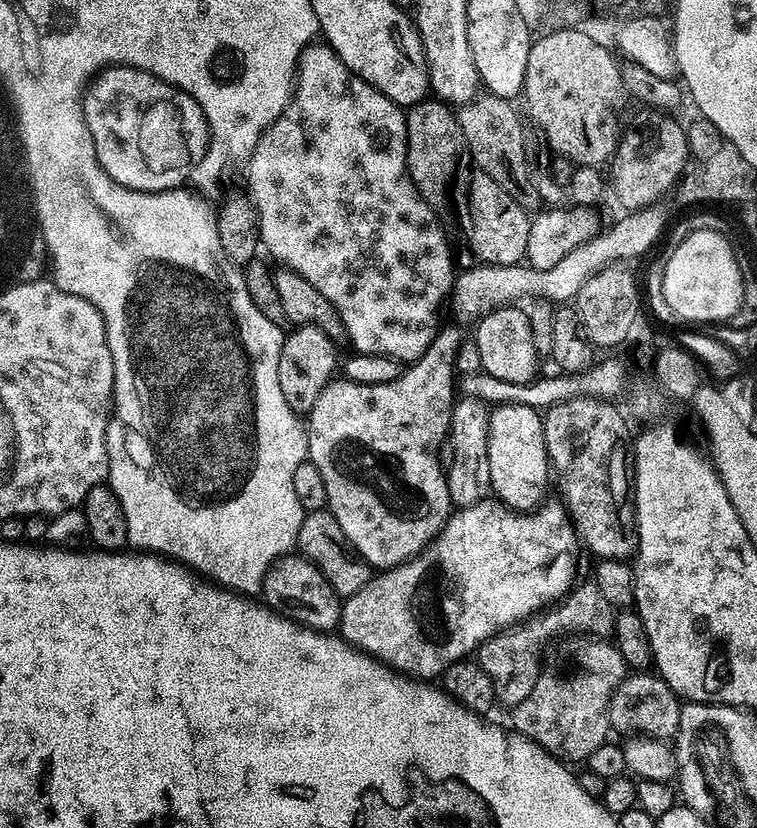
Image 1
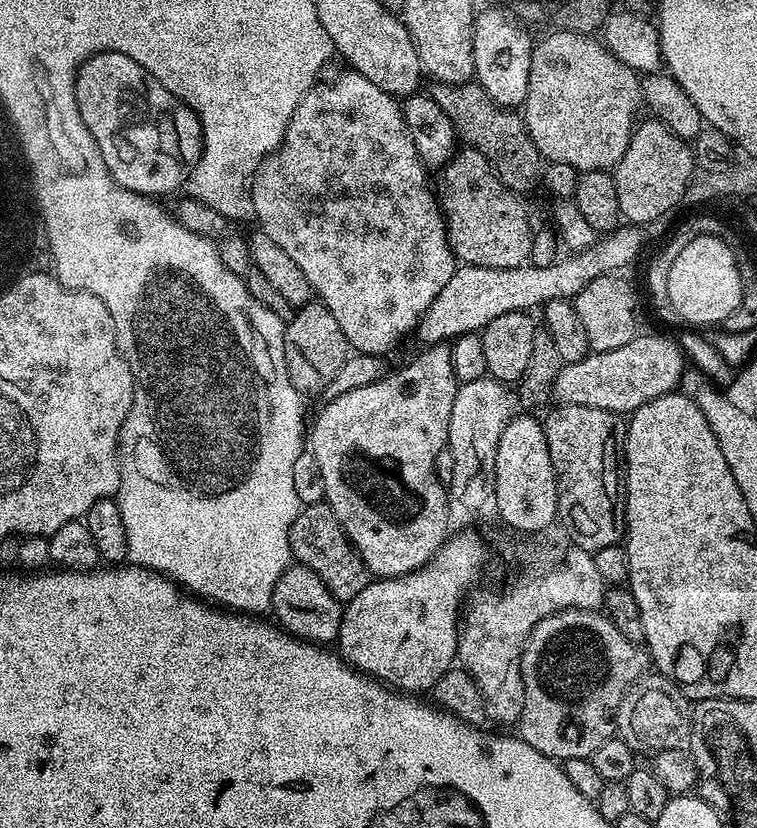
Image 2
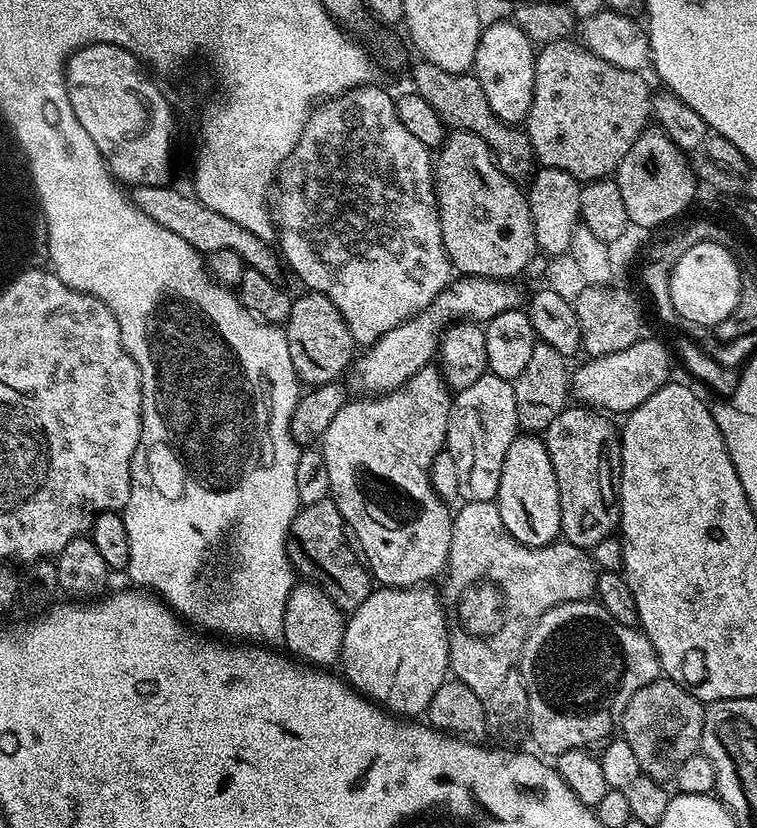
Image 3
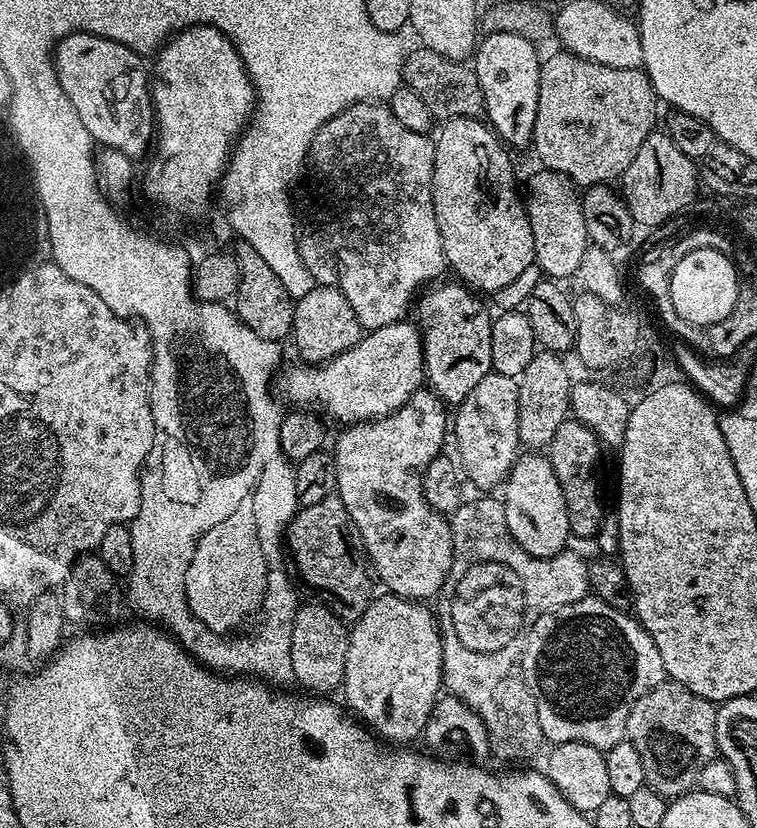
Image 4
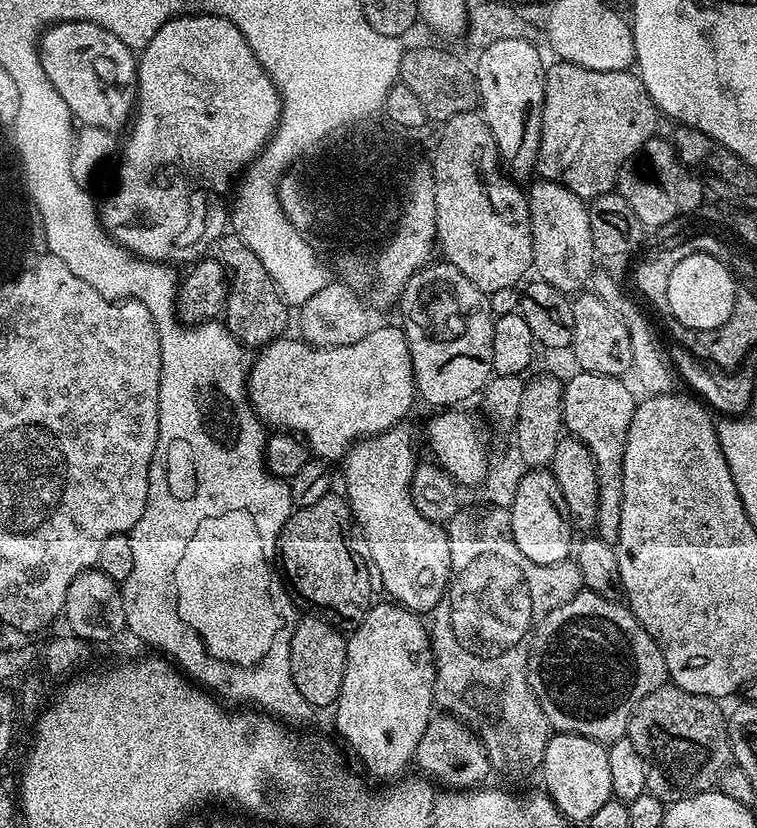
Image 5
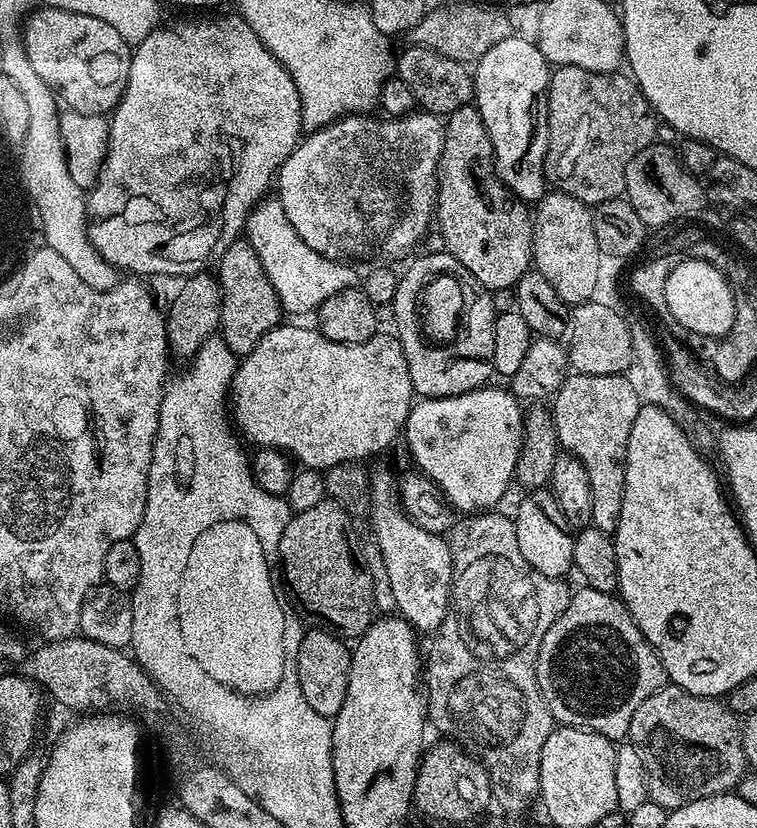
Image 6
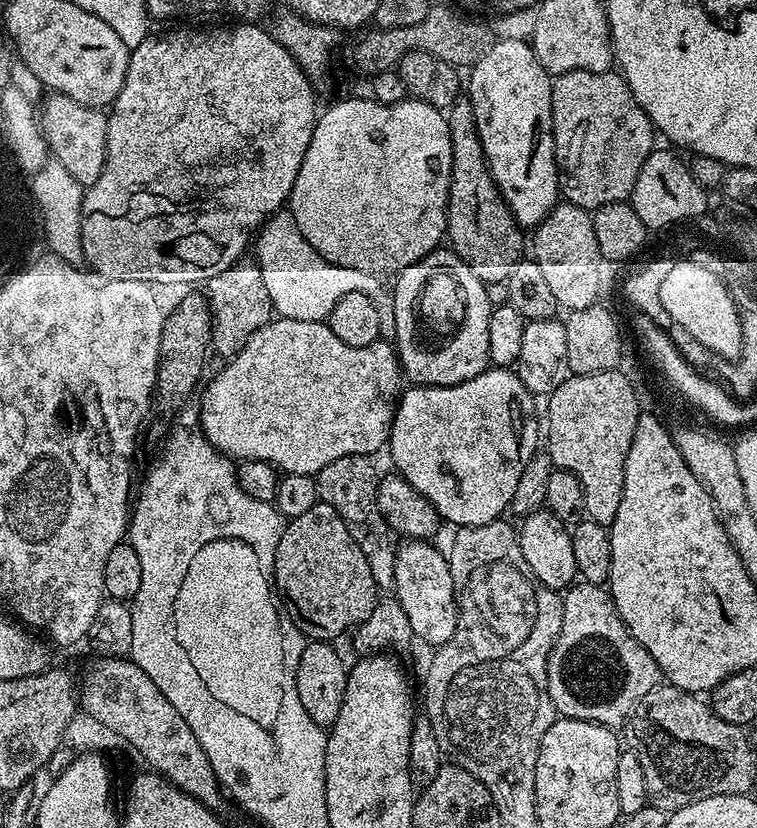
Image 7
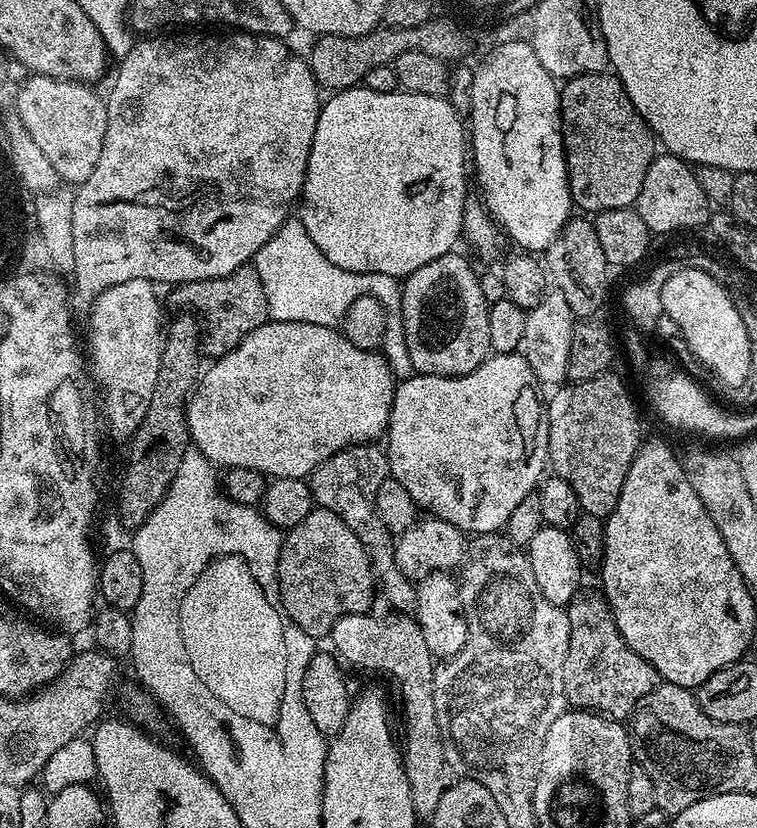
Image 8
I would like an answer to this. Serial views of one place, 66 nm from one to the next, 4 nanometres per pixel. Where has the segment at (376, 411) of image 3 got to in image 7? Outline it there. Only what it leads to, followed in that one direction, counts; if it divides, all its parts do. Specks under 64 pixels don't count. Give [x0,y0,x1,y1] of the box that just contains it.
[394,539,459,646]

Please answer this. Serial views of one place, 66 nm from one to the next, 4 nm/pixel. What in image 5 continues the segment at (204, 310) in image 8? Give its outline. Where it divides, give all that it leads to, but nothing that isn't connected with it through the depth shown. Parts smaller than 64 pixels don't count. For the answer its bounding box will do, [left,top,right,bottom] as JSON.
[218,234,290,350]

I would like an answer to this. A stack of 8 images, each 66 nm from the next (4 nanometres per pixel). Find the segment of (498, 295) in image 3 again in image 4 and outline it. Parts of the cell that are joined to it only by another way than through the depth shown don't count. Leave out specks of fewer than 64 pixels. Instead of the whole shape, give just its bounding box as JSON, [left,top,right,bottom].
[279,319,425,426]

